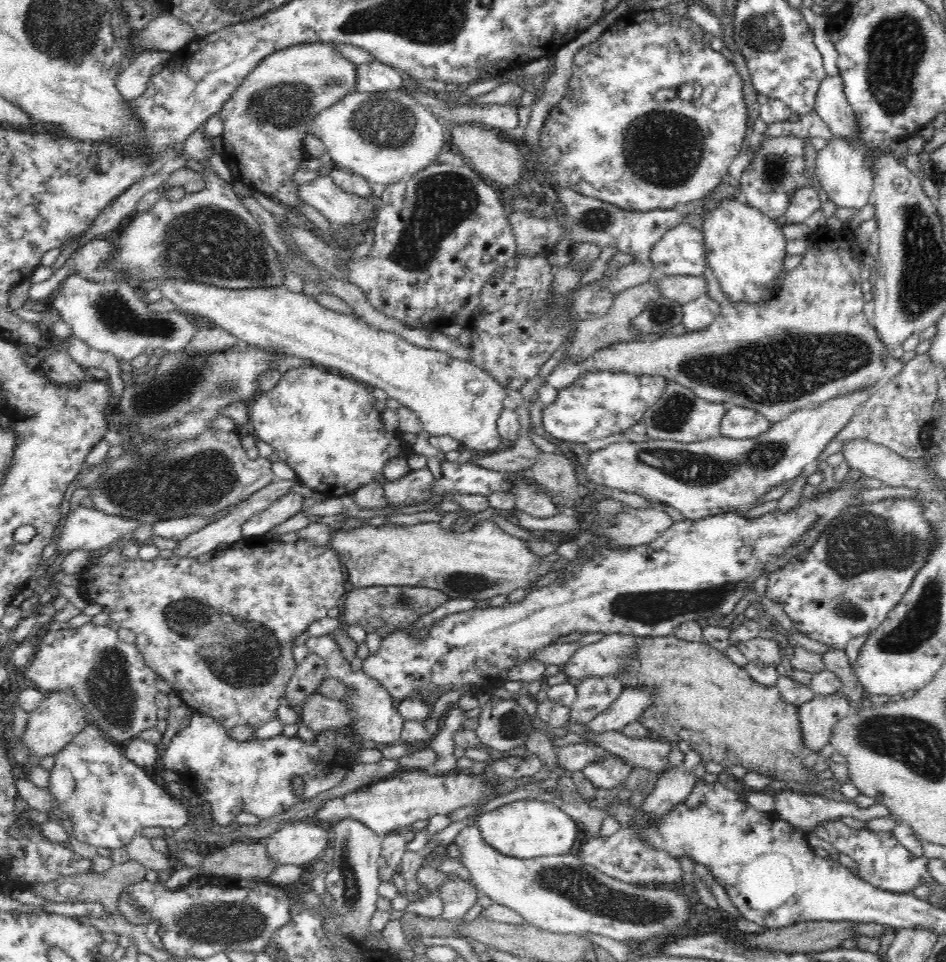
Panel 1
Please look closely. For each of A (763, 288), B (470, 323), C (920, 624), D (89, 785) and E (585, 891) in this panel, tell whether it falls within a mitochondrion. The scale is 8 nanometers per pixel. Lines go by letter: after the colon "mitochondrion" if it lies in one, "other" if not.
A: mitochondrion
B: other
C: mitochondrion
D: other
E: mitochondrion

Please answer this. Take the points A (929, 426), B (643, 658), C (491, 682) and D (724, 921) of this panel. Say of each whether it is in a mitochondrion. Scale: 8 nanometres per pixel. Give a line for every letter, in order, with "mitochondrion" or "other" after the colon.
A: other
B: other
C: other
D: other

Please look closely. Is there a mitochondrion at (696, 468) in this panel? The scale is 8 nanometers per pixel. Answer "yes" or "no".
yes

